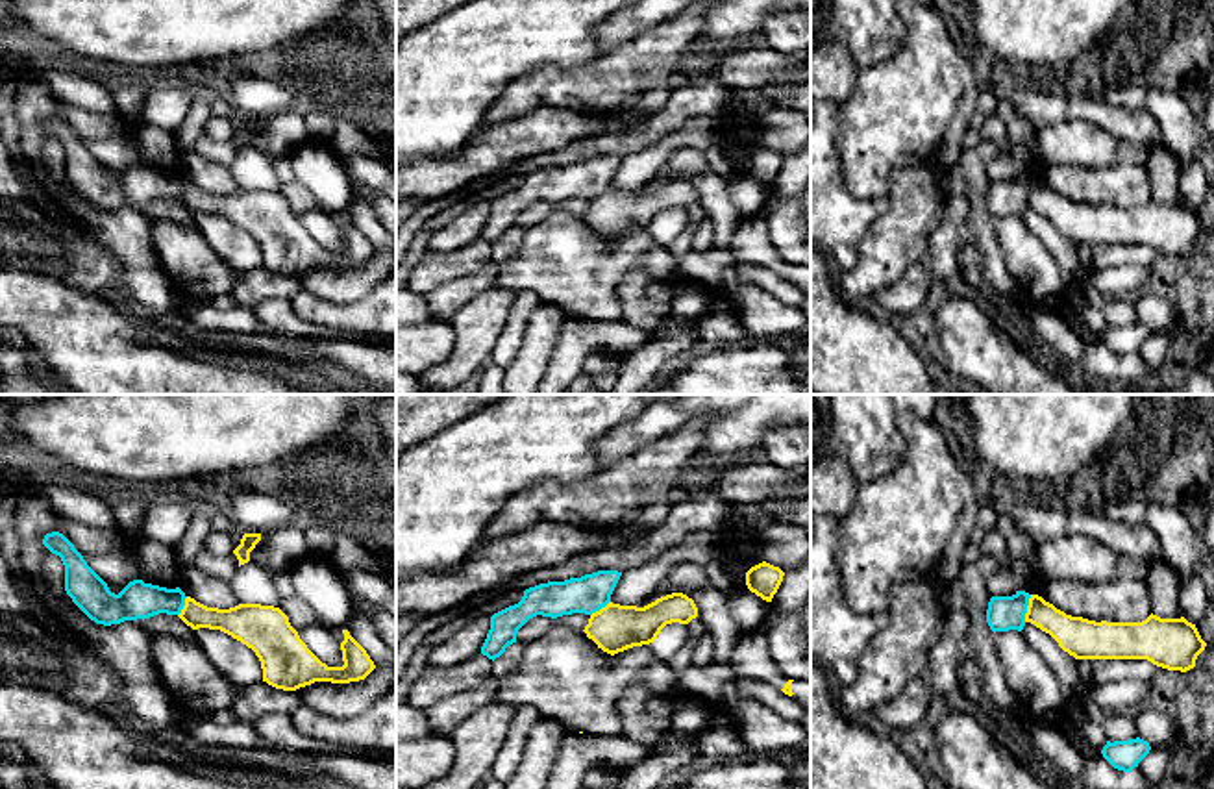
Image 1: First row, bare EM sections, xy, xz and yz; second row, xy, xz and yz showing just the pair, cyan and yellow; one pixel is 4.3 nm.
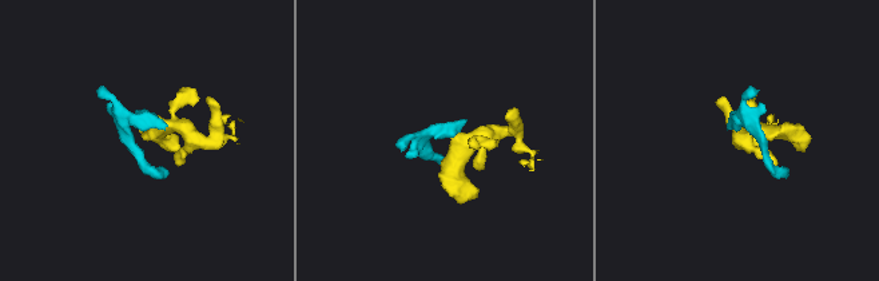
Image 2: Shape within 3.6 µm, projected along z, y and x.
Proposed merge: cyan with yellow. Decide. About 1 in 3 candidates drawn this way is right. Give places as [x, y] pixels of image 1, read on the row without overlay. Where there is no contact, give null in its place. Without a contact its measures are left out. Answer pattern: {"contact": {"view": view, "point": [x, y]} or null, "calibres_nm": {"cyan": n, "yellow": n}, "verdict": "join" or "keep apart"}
{"contact": {"view": "yz", "point": [1026, 193]}, "calibres_nm": {"cyan": 150, "yellow": 160}, "verdict": "keep apart"}

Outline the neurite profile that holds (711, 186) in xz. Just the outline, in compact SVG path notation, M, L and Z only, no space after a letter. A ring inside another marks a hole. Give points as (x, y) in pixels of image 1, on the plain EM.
M664 167L653 180L650 180L642 189L637 193L644 193L655 187L661 182L683 178L694 185L698 193L698 202L703 206L705 215L709 215L714 222L714 248L731 248L731 239L740 224L740 217L733 207L729 194L727 194L727 178L709 169L701 174L687 174L675 172L670 167Z

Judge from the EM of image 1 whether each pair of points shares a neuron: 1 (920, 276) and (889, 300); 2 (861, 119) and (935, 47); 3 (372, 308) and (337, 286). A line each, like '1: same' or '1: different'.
1: same
2: same
3: different

